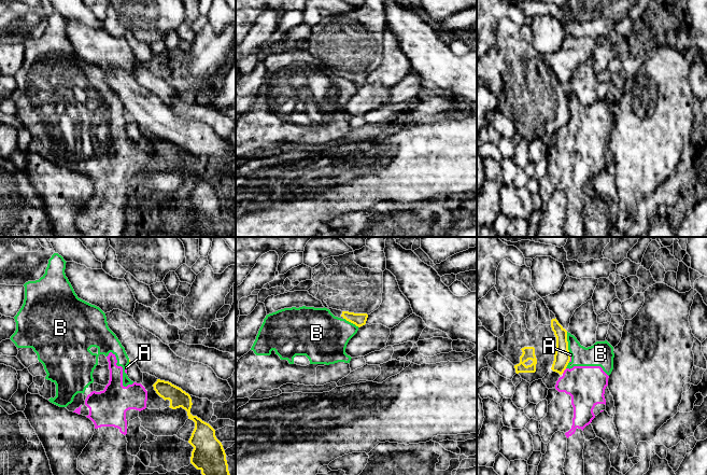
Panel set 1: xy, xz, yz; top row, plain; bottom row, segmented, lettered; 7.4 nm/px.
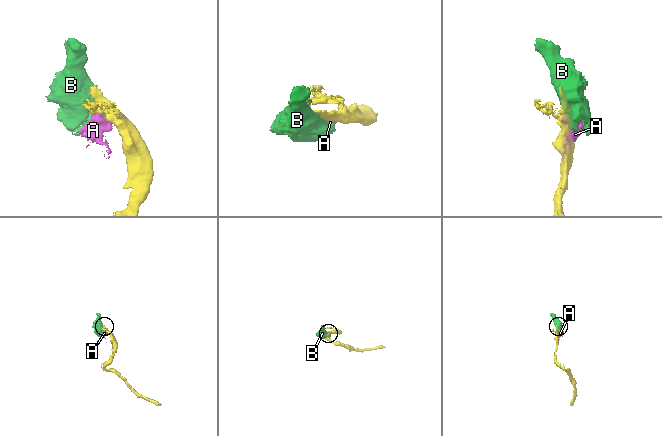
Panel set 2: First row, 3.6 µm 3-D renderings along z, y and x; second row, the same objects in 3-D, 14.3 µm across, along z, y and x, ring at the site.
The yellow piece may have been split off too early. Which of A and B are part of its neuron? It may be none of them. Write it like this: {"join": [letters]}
{"join": []}

